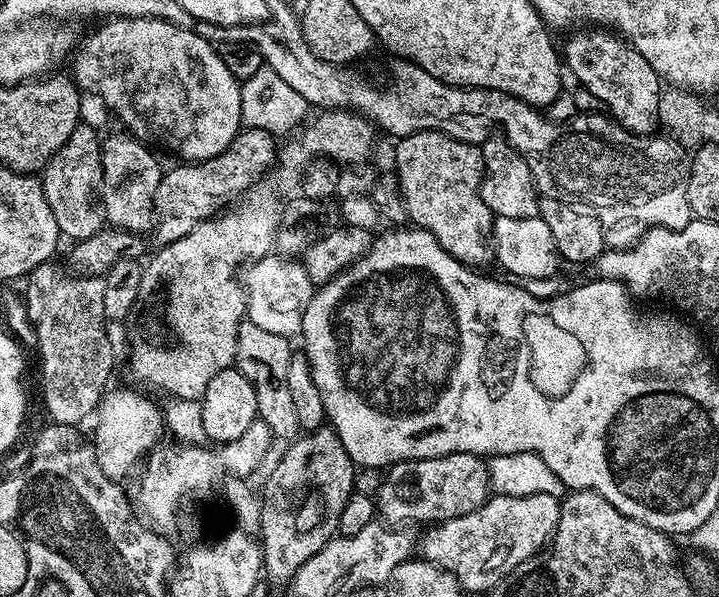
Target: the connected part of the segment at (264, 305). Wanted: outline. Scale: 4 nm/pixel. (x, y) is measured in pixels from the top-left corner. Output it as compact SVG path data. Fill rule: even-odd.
M276 254L262 256L243 269L242 283L246 293L247 323L262 326L262 330L270 330L270 334L289 338L301 335L302 318L314 291L303 263L281 258Z

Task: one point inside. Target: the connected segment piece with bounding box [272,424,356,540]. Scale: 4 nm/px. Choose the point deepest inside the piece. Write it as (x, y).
(317, 457)

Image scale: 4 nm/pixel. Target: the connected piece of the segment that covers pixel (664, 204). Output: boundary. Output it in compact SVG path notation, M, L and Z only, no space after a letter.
M585 130L568 132L572 140L568 144L556 147L556 176L560 176L560 184L568 184L568 188L576 188L576 192L584 192L583 203L591 206L600 216L600 224L604 227L604 243L608 248L630 248L645 232L652 228L684 228L694 219L688 201L690 186L689 149L664 134L652 134L636 137L636 148L608 148L608 144L600 144L593 140Z

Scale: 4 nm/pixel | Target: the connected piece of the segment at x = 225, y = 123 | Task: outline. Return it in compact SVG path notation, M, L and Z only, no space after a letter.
M117 16L100 23L104 24L79 41L71 73L76 87L101 96L105 106L112 108L113 114L129 128L125 129L137 141L153 140L156 144L165 144L184 162L209 160L222 154L242 130L241 85L233 81L230 70L222 66L215 51L209 50L208 60L200 60L200 56L192 60L192 56L184 56L184 28L154 16Z

